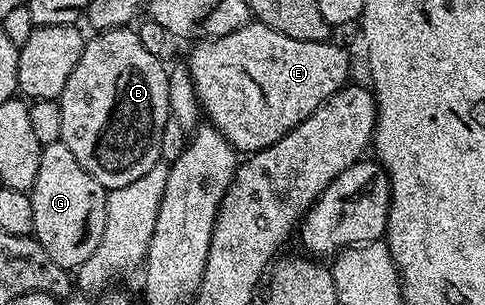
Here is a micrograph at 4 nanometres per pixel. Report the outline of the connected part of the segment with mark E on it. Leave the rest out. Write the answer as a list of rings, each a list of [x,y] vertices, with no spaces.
[[[254,19],[244,27],[223,37],[213,37],[211,41],[200,41],[193,46],[188,60],[190,83],[194,96],[204,114],[205,120],[228,139],[228,143],[239,154],[249,155],[267,149],[276,143],[289,129],[308,119],[328,95],[340,91],[351,80],[350,57],[330,41],[308,43],[304,39],[292,39],[272,31]]]

